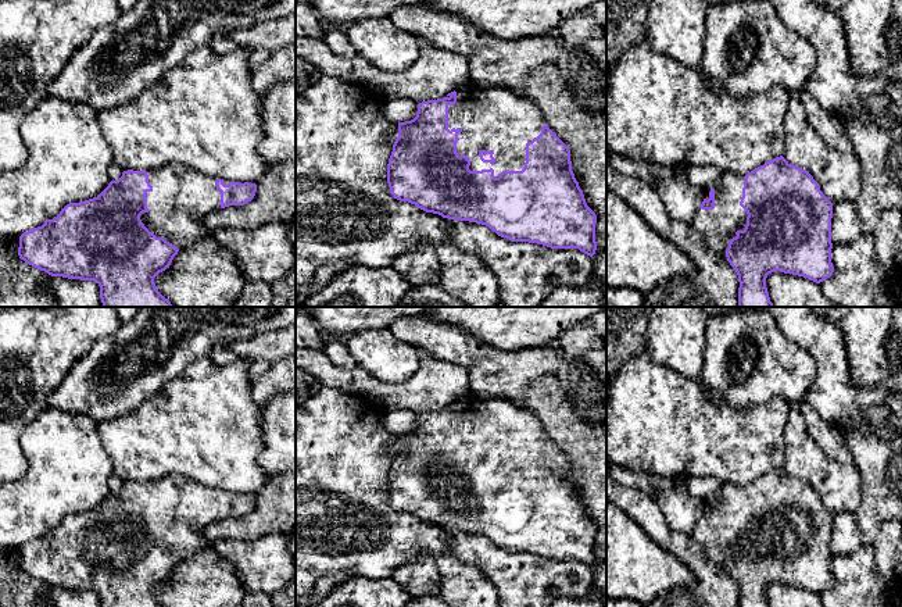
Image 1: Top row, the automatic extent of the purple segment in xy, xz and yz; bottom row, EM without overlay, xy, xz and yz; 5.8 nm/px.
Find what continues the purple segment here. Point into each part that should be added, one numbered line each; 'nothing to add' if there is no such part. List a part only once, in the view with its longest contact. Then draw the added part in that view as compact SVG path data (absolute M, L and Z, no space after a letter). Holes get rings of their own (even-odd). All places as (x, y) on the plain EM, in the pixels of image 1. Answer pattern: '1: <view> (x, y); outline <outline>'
1: xz (498, 431); outline M475 394L463 396L457 403L457 414L448 417L448 440L461 439L457 453L458 467L465 465L470 471L470 482L494 481L494 488L498 489L502 482L522 482L526 474L526 454L531 453L541 444L541 439L545 436L541 422L537 414L529 408L518 407L507 400L483 400ZM493 461L495 474L483 474L479 468L479 463Z

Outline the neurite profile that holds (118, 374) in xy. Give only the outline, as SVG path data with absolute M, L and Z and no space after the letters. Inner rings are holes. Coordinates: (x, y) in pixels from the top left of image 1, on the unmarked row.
M140 307L132 321L97 340L47 397L51 408L89 415L96 424L132 414L167 382L218 344L296 324L296 307Z

